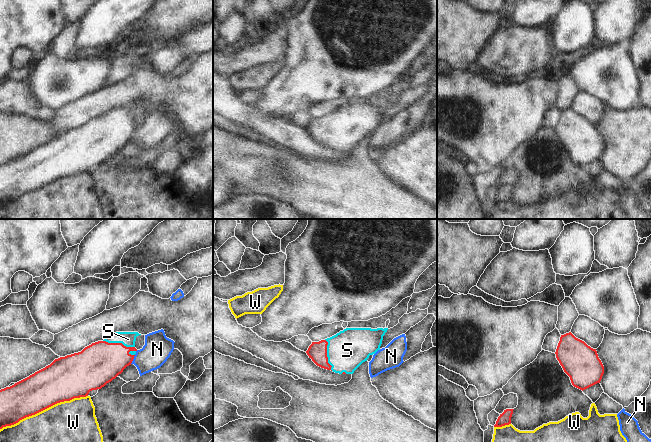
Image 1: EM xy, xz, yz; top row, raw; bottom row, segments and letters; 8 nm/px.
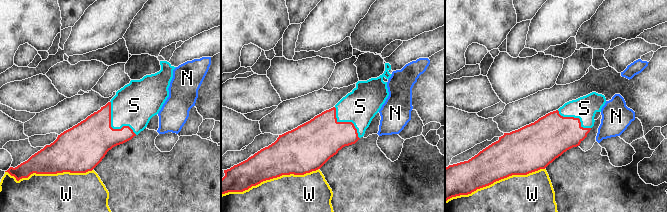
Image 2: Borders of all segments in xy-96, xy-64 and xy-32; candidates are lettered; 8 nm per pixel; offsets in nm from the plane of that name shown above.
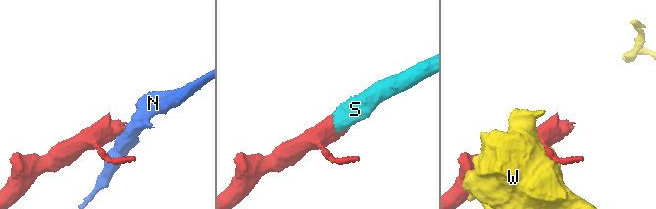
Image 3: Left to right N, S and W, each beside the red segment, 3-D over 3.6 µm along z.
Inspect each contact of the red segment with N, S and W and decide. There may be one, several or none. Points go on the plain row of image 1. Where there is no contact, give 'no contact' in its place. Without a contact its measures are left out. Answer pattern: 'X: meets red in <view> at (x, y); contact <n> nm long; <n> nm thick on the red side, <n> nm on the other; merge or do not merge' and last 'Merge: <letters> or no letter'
N: meets red in xy at (133, 134); contact 80 nm long; 320 nm thick on the red side, 220 nm on the other; do not merge
S: meets red in xy at (119, 119); contact 260 nm long; 340 nm thick on the red side, 120 nm on the other; merge
W: meets red in xy at (43, 185); contact 750 nm long; 320 nm thick on the red side, 480 nm on the other; do not merge
Merge: S

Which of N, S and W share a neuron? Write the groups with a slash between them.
N / S / W

